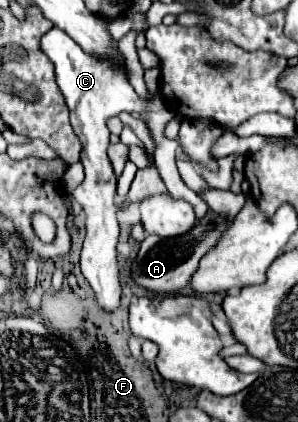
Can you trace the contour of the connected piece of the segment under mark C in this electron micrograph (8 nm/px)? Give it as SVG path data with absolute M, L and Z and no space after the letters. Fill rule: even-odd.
M53 26L47 34L43 34L41 50L55 64L57 84L59 84L59 88L65 96L65 102L71 110L71 126L83 144L81 162L85 166L85 180L73 192L73 198L81 204L81 208L87 216L87 236L85 236L83 250L81 250L81 272L87 278L87 282L91 284L91 288L95 290L99 304L105 310L113 312L119 306L121 282L119 282L117 248L115 248L117 238L119 238L117 206L115 206L115 182L117 180L115 180L115 174L113 174L113 168L111 168L111 162L107 156L107 146L109 146L109 130L105 126L107 118L117 116L119 112L141 114L141 118L145 120L145 124L151 132L151 138L155 142L155 152L157 154L161 152L161 156L155 156L155 166L157 166L169 194L173 198L187 200L193 206L197 220L201 220L205 214L209 214L209 206L193 190L189 190L185 186L185 182L181 180L181 176L177 172L175 152L177 152L179 142L169 140L163 134L165 124L175 116L175 112L169 110L169 106L165 104L165 100L159 94L149 100L141 100L141 96L137 96L137 92L133 90L133 86L129 84L129 80L123 72L113 70L109 62L103 62L103 60L83 52L81 46L69 34L61 32L57 26Z

